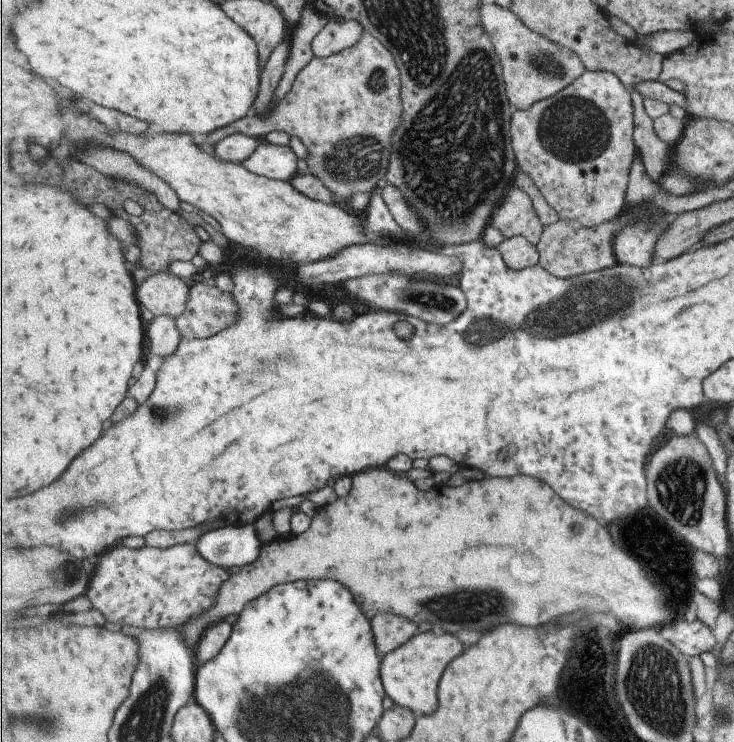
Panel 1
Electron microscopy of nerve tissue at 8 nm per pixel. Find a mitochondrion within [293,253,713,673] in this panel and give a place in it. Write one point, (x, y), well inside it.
(550, 324)

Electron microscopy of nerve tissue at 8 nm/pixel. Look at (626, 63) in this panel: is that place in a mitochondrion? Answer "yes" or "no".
no

